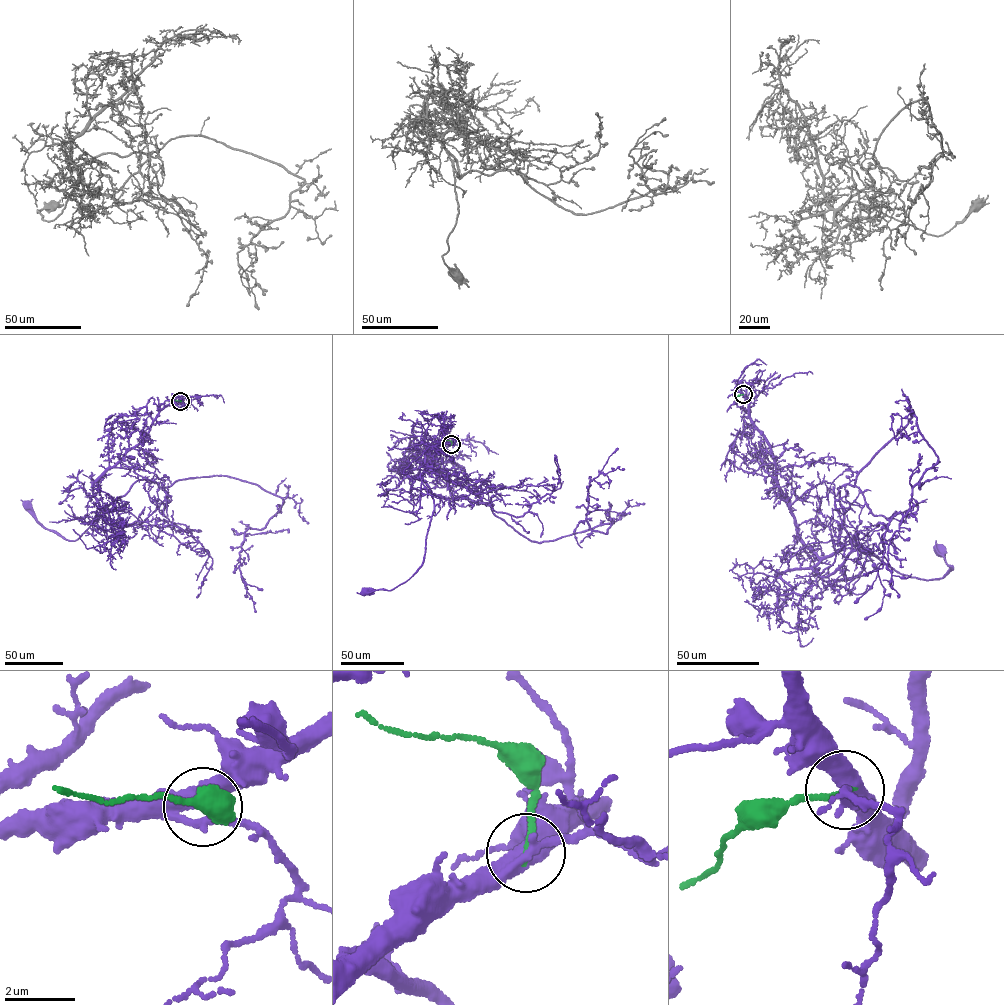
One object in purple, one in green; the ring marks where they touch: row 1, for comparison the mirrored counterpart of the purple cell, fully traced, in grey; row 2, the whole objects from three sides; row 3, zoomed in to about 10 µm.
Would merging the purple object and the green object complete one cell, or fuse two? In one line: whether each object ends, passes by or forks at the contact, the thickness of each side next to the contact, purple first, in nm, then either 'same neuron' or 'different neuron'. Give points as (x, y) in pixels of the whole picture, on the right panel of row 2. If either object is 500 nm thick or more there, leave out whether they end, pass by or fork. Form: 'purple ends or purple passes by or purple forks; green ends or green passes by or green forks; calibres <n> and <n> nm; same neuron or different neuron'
purple forks; green ends; calibres 400 and 180 nm; different neuron

